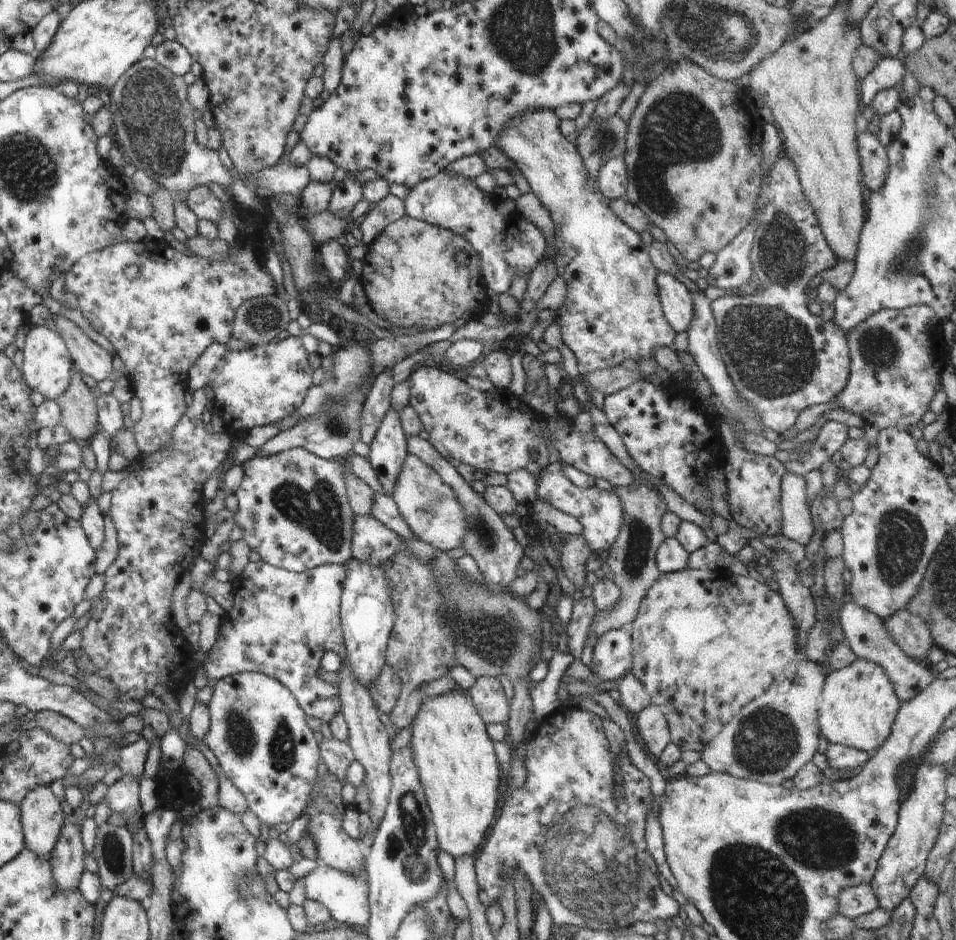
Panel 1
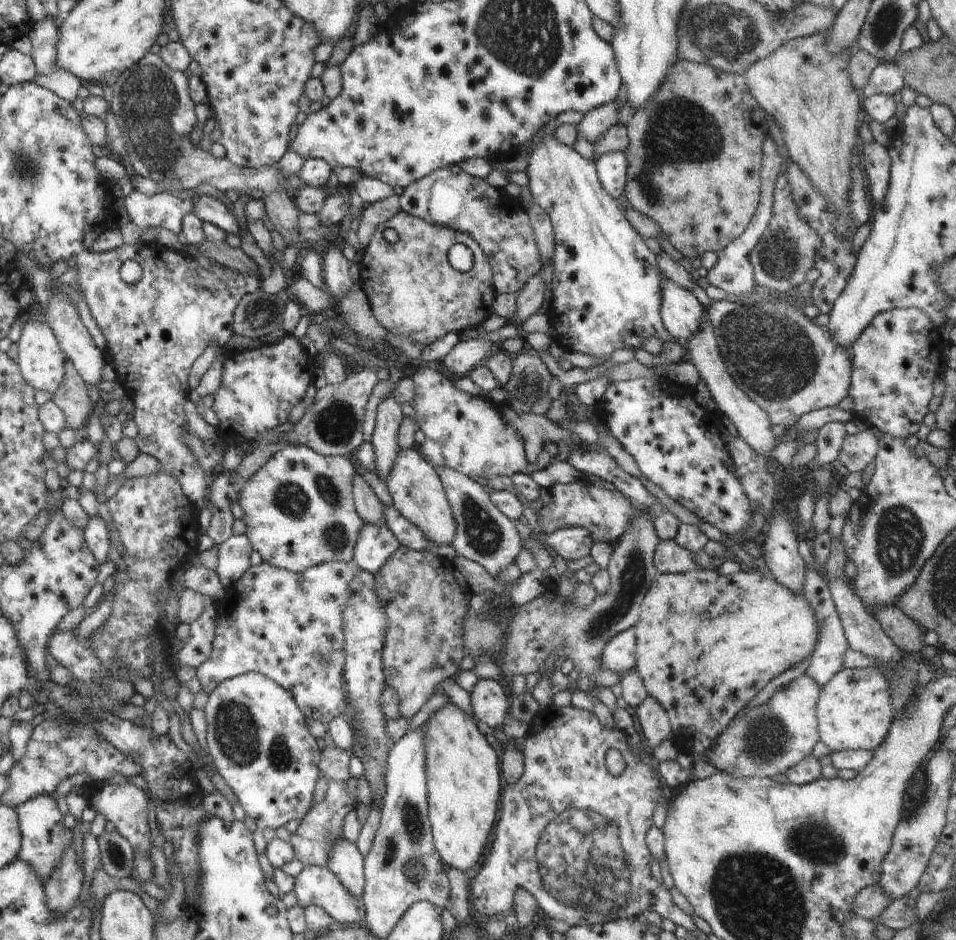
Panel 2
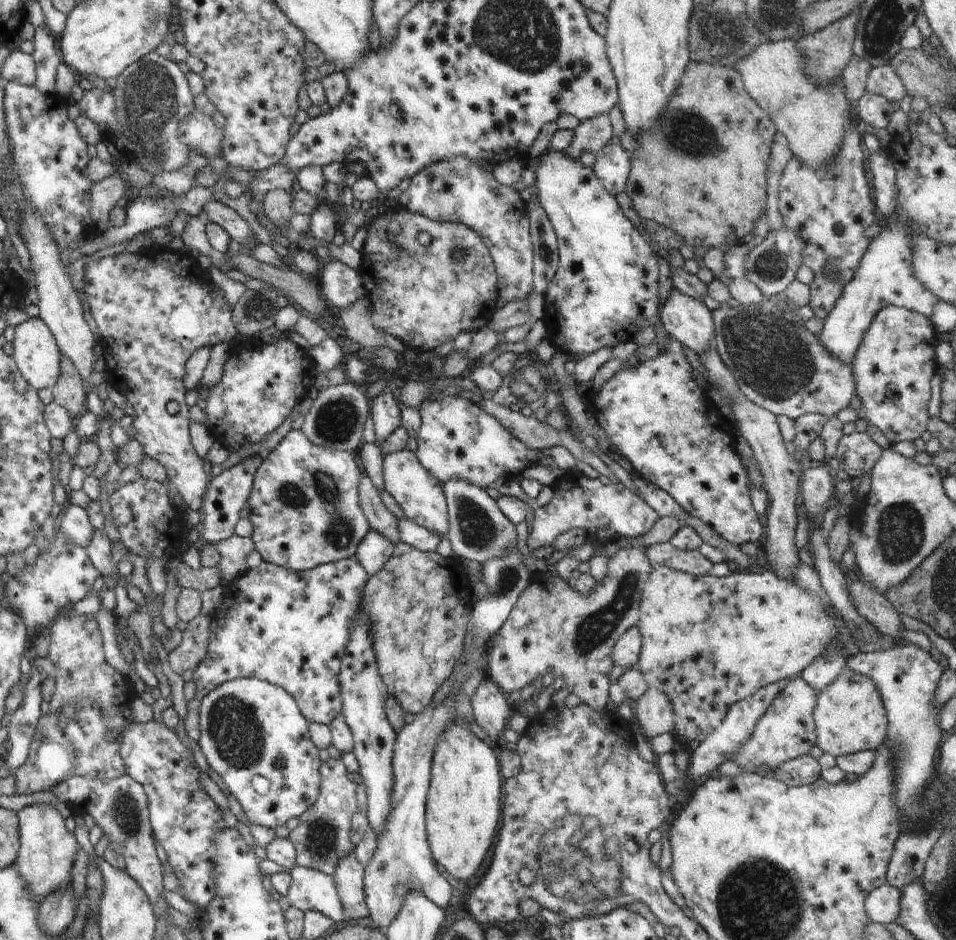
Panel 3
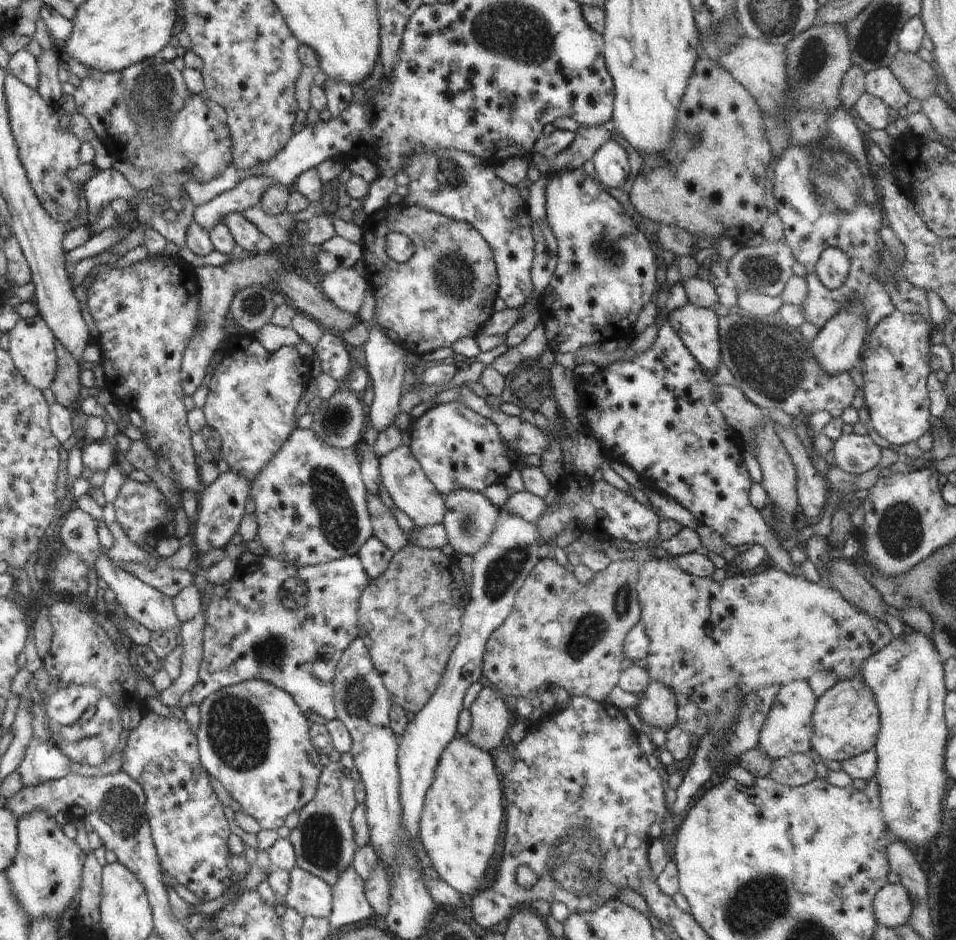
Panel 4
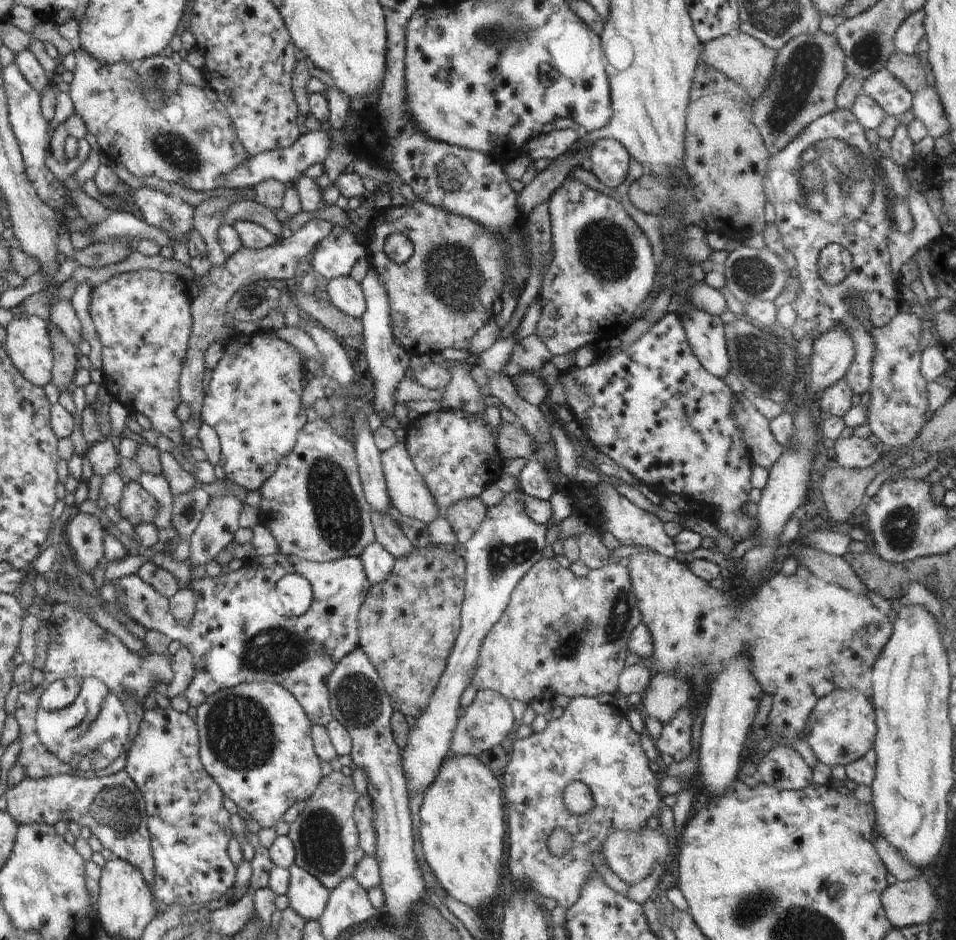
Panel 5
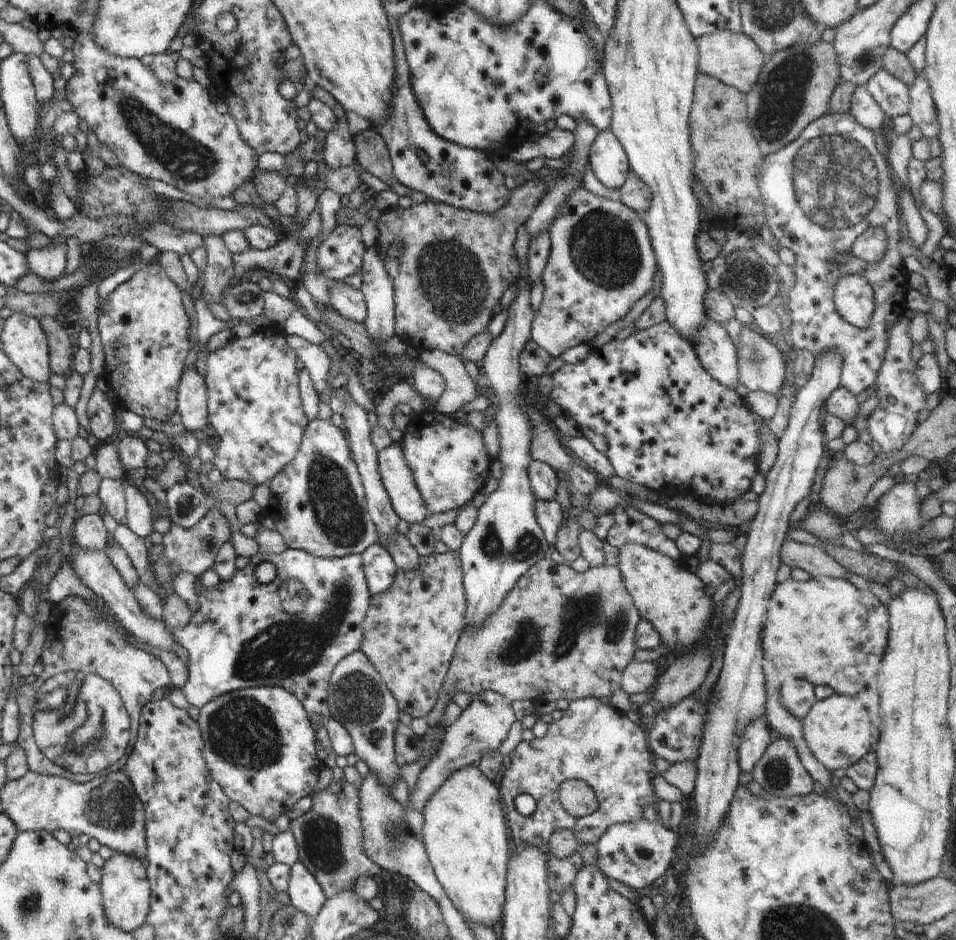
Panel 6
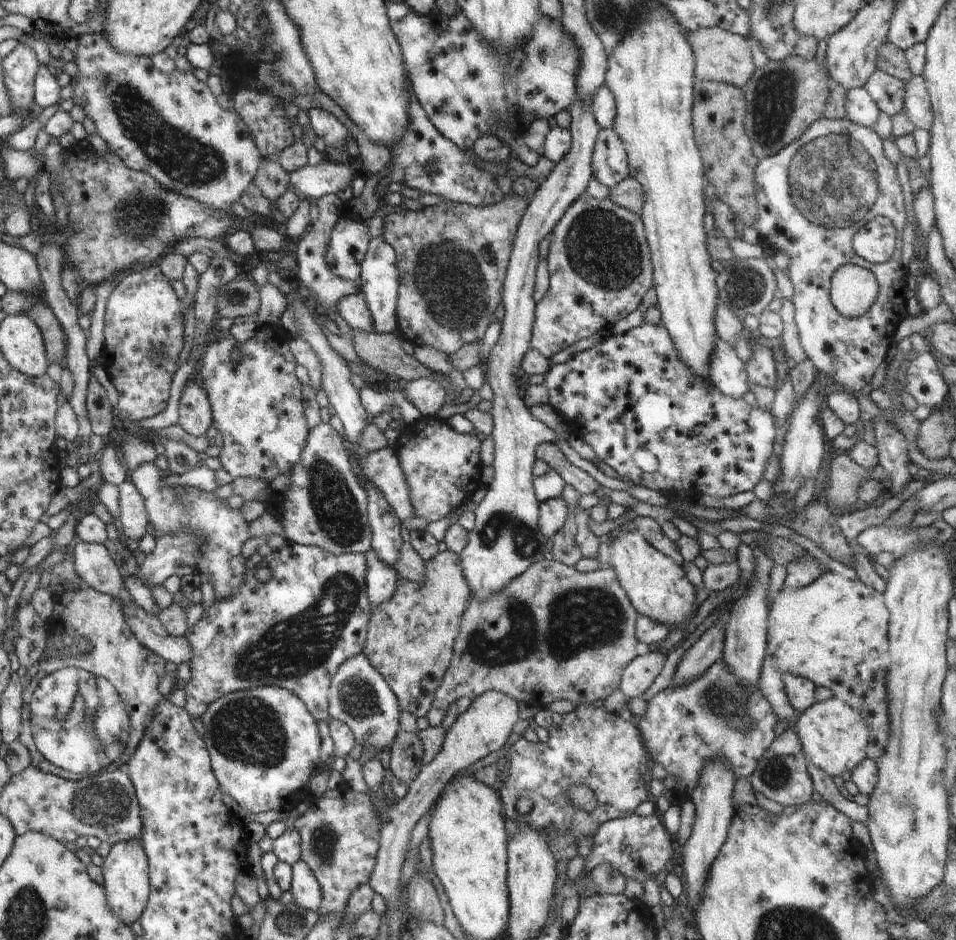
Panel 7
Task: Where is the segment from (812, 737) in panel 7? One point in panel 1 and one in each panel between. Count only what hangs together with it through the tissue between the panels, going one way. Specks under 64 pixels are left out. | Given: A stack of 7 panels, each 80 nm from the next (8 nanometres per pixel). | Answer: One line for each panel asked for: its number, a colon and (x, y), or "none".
1: (858, 705)
2: (854, 711)
3: (849, 716)
4: (846, 723)
5: (841, 728)
6: (837, 729)

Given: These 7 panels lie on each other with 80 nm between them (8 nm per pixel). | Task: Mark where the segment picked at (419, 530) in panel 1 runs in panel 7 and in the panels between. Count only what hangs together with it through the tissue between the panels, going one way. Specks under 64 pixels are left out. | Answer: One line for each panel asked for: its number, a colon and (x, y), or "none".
2: (415, 486)
3: (420, 496)
4: (402, 476)
5: (408, 492)
6: (397, 478)
7: (382, 468)

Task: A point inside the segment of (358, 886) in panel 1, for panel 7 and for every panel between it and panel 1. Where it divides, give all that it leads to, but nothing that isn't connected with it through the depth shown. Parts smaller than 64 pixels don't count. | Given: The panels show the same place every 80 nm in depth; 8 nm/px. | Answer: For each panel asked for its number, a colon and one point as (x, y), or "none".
2: (315, 885)
3: (311, 890)
4: (310, 895)
5: (307, 895)
6: (306, 895)
7: (306, 891)

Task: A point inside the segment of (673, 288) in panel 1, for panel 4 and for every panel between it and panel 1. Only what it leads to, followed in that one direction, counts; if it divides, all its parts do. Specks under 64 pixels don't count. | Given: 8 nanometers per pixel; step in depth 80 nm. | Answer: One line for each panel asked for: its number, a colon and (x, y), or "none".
2: (682, 314)
3: (686, 319)
4: (697, 326)

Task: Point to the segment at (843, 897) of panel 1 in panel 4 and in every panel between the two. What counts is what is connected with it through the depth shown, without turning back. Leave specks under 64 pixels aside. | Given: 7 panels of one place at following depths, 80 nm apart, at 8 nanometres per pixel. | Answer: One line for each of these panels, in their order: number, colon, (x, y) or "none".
2: (869, 903)
3: (882, 905)
4: (892, 906)

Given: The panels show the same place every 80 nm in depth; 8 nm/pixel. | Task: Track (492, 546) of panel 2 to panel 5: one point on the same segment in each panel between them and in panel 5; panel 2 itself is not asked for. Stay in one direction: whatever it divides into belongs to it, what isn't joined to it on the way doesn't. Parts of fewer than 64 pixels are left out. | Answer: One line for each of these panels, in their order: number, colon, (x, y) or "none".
3: (478, 530)
4: (469, 519)
5: (465, 516)

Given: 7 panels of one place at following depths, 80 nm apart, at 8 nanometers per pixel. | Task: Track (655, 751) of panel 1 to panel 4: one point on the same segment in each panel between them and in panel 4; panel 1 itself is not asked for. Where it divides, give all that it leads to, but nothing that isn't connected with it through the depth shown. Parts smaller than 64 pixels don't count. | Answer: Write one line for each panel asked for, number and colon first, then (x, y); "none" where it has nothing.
2: (655, 724)
3: (654, 712)
4: (657, 706)

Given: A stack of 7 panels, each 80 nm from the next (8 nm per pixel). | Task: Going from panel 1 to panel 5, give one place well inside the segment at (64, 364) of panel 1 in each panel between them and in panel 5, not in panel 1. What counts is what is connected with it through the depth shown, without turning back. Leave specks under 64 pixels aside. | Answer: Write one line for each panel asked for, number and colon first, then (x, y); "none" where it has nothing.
2: (41, 360)
3: (37, 355)
4: (31, 343)
5: (28, 344)

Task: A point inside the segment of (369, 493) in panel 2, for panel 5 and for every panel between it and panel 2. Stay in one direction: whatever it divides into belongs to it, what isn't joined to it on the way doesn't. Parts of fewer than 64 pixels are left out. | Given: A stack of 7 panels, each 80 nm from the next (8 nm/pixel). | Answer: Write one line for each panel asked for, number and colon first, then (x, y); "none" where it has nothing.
3: (380, 519)
4: (385, 527)
5: (388, 533)

